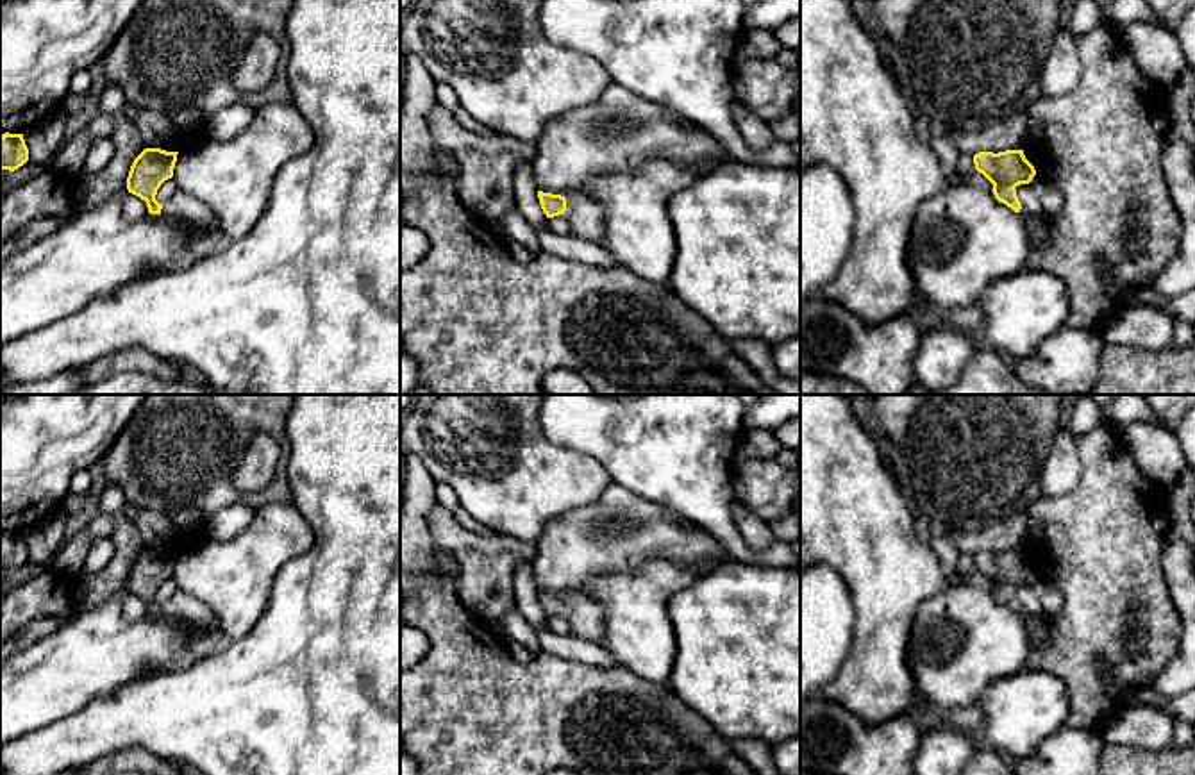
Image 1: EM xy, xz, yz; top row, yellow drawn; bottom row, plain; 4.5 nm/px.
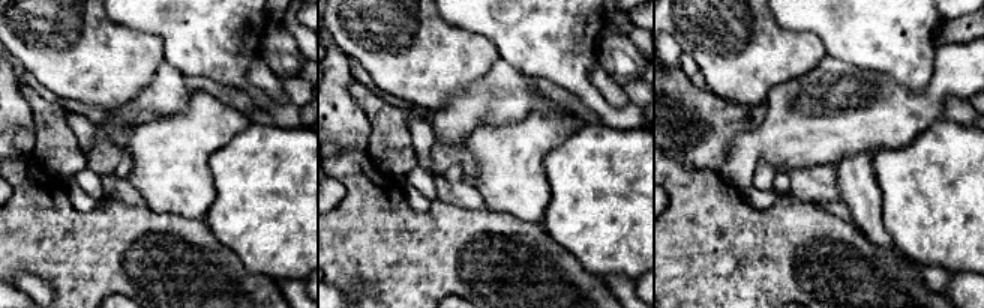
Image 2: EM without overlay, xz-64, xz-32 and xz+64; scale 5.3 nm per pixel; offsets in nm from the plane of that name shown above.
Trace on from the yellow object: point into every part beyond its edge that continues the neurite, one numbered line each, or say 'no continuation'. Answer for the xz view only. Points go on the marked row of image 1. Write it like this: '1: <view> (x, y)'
1: xz (584, 216)

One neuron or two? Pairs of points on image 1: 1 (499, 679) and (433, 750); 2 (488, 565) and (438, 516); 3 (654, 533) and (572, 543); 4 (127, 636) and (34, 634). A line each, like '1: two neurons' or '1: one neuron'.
1: one neuron
2: one neuron
3: one neuron
4: two neurons

